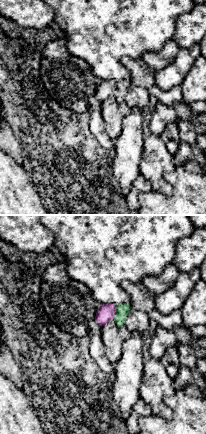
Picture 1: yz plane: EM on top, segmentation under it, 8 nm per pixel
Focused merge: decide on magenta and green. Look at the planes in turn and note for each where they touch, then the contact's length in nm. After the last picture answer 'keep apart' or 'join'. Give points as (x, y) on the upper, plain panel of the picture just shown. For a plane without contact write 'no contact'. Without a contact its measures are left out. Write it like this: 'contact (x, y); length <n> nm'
contact (114, 88); length 120 nm

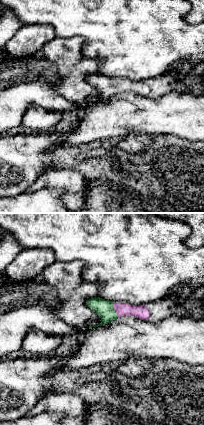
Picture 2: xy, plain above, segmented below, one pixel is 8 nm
contact (114, 85); length 120 nm

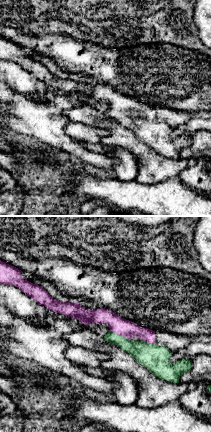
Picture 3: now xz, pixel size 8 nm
contact (120, 110); length 190 nm

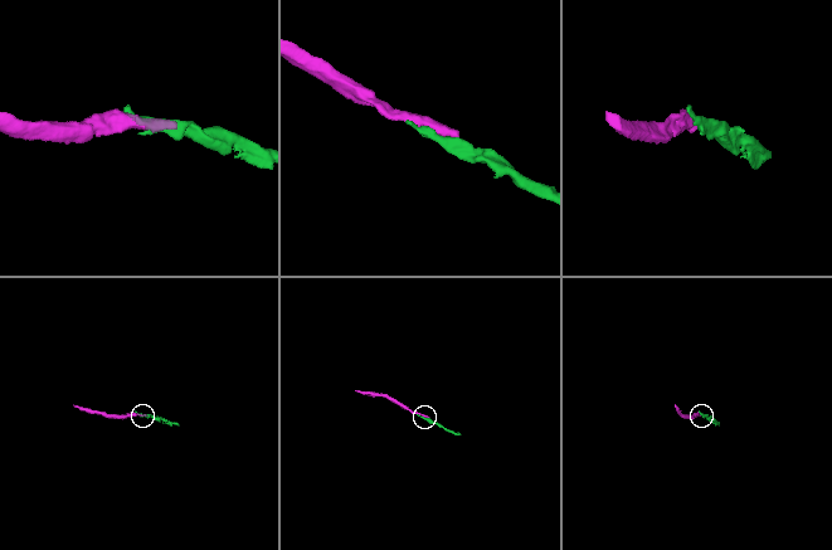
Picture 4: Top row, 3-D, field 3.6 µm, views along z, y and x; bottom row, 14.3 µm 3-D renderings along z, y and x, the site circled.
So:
join

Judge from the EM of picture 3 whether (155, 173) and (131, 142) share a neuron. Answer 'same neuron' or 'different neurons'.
same neuron

